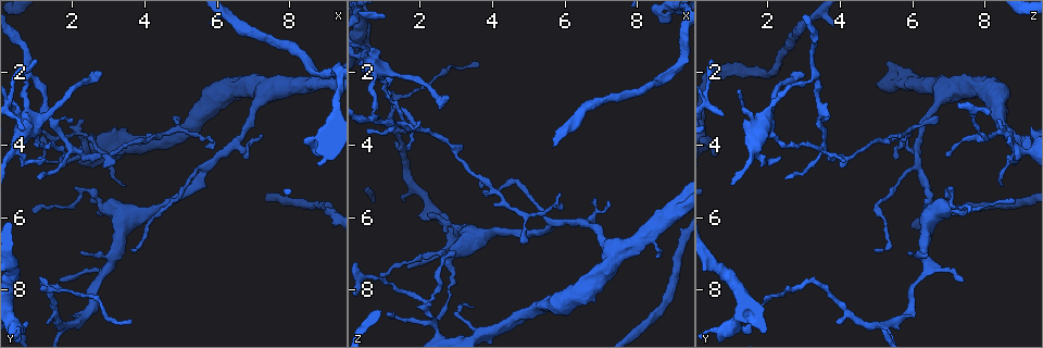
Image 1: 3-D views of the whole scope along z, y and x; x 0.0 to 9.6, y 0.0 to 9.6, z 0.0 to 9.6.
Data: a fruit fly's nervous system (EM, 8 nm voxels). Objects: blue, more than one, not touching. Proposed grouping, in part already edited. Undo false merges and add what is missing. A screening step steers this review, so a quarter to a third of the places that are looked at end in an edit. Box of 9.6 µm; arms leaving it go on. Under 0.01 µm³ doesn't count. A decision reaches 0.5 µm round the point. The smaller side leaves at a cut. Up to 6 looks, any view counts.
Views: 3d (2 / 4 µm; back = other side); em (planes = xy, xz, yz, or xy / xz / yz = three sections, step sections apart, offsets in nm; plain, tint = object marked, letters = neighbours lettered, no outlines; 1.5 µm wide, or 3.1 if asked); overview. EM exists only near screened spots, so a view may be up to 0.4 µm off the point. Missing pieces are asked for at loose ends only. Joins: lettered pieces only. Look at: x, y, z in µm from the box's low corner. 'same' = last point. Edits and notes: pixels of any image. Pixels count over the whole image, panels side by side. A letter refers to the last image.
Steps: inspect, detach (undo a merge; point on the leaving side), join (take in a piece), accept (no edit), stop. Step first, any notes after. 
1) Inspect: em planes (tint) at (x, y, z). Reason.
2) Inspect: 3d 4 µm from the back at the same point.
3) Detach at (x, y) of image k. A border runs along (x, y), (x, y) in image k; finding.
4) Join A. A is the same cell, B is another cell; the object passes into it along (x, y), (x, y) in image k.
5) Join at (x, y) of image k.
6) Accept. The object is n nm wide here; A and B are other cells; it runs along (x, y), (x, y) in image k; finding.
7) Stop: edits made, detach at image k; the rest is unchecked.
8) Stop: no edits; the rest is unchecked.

Inspect: 3d 4 µm at (3.65, 8.80, 1.70). Thin end.

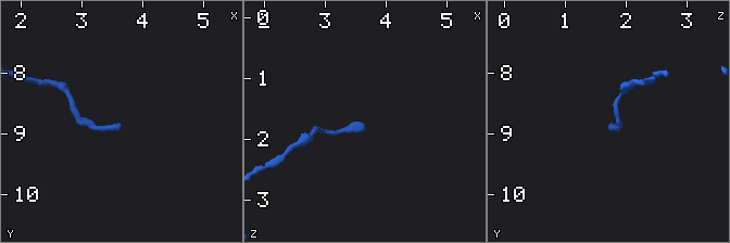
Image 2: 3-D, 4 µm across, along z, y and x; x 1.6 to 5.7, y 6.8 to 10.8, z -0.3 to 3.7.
Inspect: em planes (plain) at (3.60, 8.85, 1.75). Shape alone is not enough.

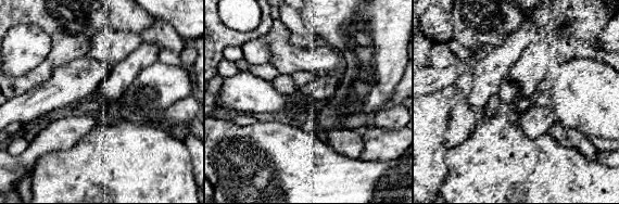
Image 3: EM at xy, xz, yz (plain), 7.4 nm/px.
Inspect: em planes (letters) at the same point.

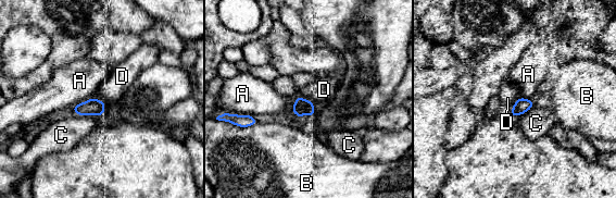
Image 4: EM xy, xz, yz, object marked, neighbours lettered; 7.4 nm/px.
Accept. The object is 110 nm wide here; A, B, C and D are other cells; a border runs along (519, 97), (510, 113) in image 4; none of them fits.

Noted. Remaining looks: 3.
Inspect: 3d 4 µm at (0.60, 2.60, 2.40).

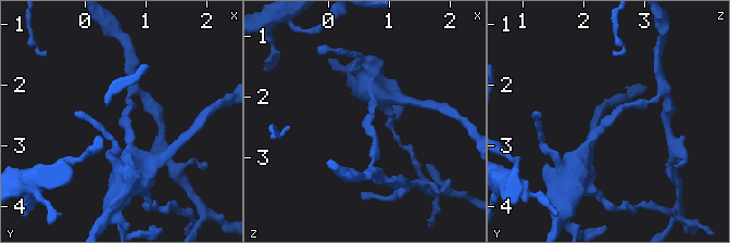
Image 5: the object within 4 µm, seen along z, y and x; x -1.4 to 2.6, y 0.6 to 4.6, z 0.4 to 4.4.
Inspect: em planes (tint) at (0.65, 2.60, 2.35). Now the EM.

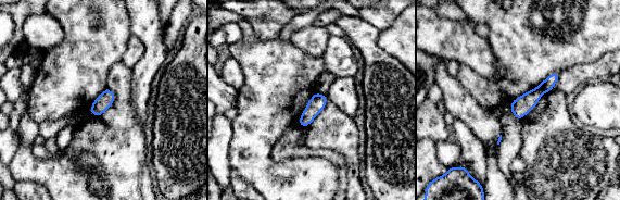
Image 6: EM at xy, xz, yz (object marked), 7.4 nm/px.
Inspect: em planes (letters) at the same point.

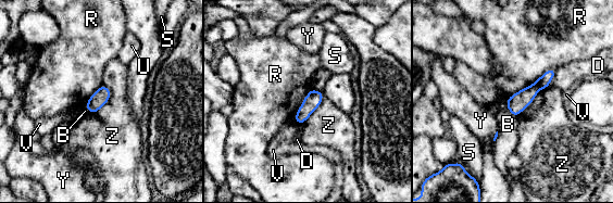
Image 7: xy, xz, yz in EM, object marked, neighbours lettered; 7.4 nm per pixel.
Detach at (542, 81) of image 7. B, D, R, S, U, V, Y and Z are other cells; a second cell is stuck on.

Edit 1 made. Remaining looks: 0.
Stop: edits made, detach at image 7; the rest is unchecked.

